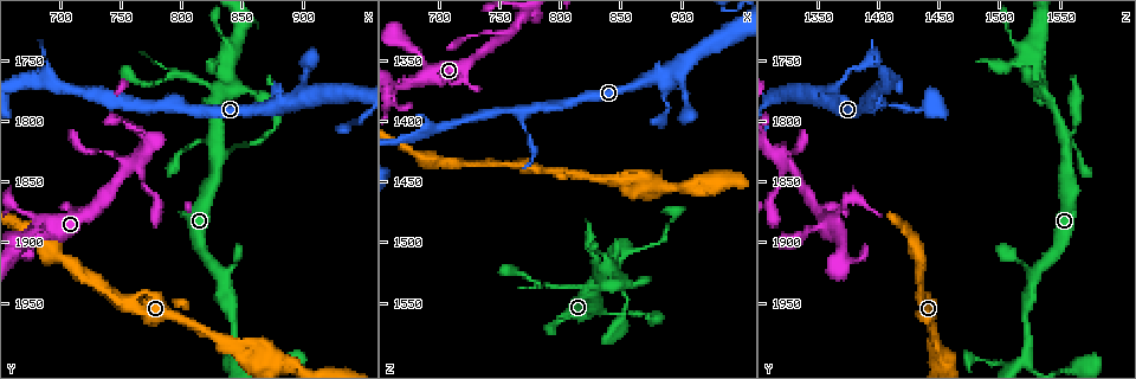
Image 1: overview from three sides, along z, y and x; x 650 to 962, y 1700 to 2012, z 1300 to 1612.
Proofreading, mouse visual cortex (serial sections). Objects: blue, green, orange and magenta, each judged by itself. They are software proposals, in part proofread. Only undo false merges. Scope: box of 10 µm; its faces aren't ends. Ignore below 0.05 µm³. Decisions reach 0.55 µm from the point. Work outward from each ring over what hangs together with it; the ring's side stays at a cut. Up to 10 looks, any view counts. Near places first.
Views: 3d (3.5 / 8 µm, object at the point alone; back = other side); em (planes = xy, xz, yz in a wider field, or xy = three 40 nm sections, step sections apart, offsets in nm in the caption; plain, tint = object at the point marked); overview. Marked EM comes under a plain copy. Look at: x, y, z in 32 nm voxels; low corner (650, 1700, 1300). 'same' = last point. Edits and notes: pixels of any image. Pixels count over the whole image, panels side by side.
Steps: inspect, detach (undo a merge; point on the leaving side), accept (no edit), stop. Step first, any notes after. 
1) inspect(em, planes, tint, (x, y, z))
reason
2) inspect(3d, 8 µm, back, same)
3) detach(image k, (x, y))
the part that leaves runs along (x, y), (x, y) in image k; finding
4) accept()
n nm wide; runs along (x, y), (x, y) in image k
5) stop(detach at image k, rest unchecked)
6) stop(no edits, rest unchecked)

inspect(3d, 3.5 µm, (758, 1834, 1326))

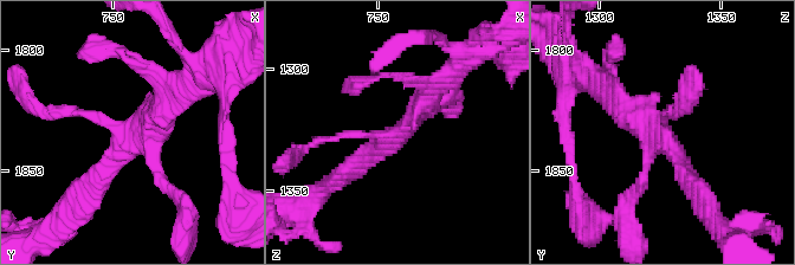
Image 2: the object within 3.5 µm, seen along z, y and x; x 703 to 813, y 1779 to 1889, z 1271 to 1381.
inspect(em, planes, tint, (760, 1836, 1326))

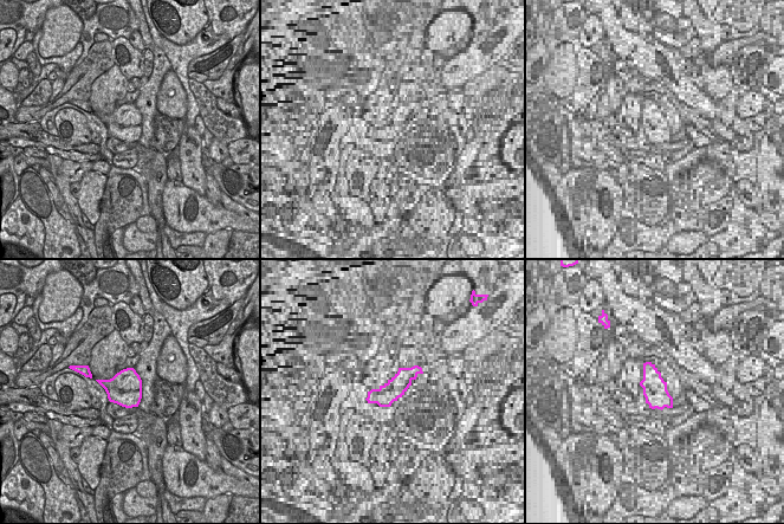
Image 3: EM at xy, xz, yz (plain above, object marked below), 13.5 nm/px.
accept()
runs along (697, 191), (619, 85) in image 2; all the same cell

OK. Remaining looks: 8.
inspect(3d, 3.5 µm, (676, 1876, 1366))
three arms meet

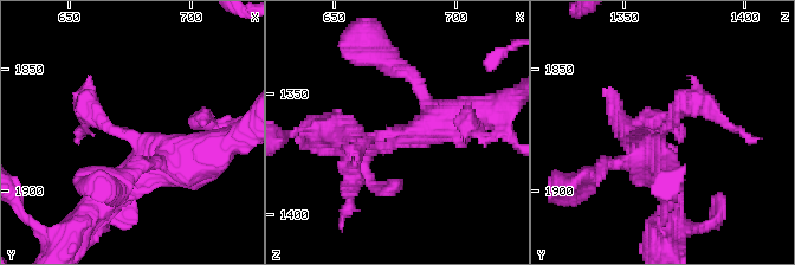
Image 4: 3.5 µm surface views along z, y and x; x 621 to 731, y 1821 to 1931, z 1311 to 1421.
inspect(em, xy, step 2, tint, (674, 1877, 1368))
3 arms; arms of 250, 300, 500 nm

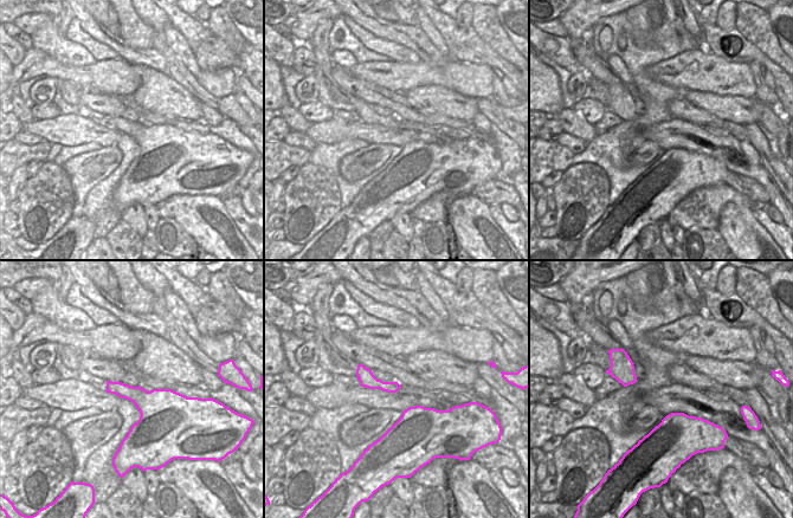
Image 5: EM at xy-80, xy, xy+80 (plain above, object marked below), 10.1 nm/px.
accept()
runs along (474, 112), (376, 134), (354, 176) in image 4; one cell here

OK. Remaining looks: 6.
inspect(3d, 3.5 µm, (706, 1922, 1436))
sudden change in width

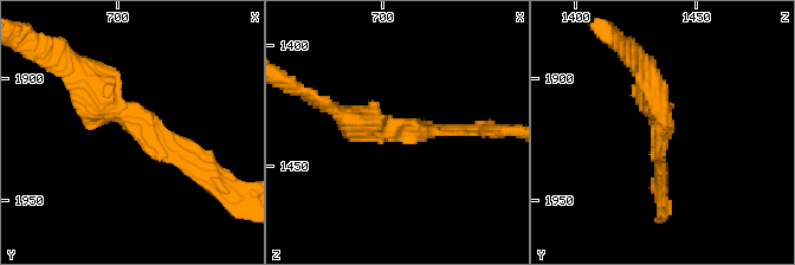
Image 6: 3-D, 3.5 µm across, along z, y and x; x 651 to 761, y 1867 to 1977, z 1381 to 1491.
inspect(em, xy, step 2, tint, (707, 1920, 1435))
arms of 150, 400 nm; need the tissue

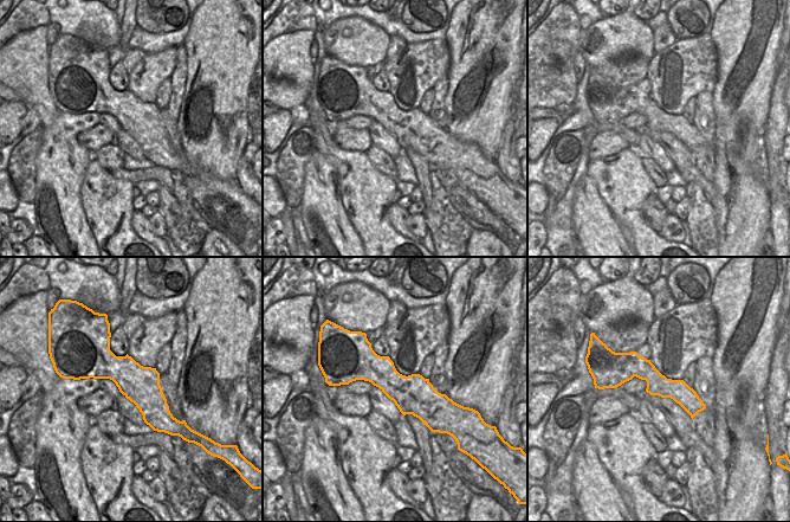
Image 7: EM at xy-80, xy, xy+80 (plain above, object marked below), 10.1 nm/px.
accept()
runs along (345, 378), (382, 373), (423, 401), (445, 401) in image 7; one cell here

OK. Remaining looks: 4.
inspect(3d, 3.5 µm, (844, 1972, 1522))
narrows sharply

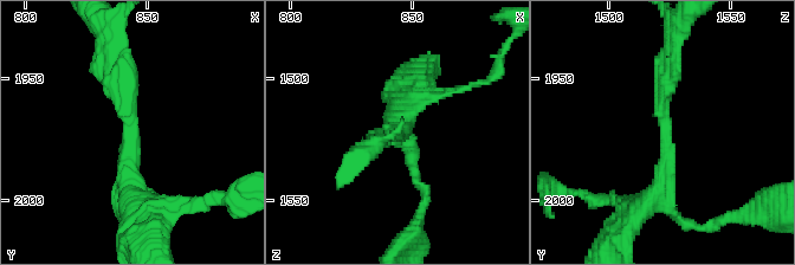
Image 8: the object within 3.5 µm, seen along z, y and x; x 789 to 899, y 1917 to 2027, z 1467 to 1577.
inspect(em, planes, tint, (843, 1974, 1523))
now the EM

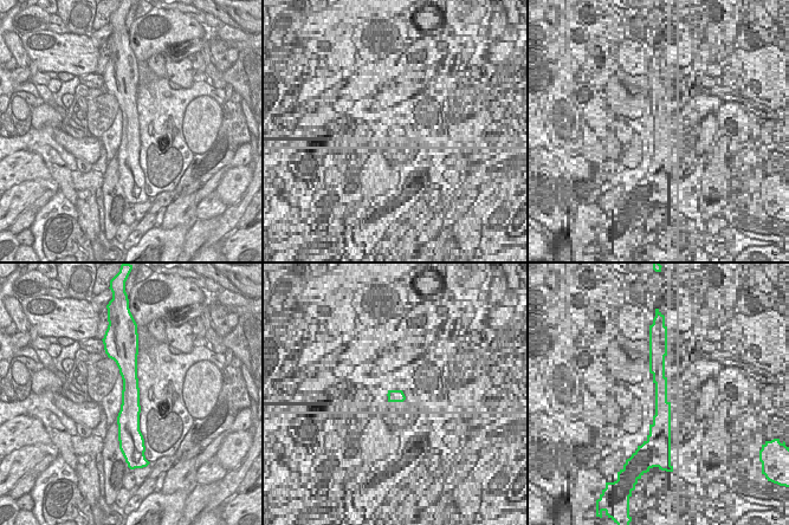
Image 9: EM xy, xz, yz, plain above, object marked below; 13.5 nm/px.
accept()
runs along (111, 64), (140, 201) in image 8; one cell here

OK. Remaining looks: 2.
stop(no edits, rest unchecked)

